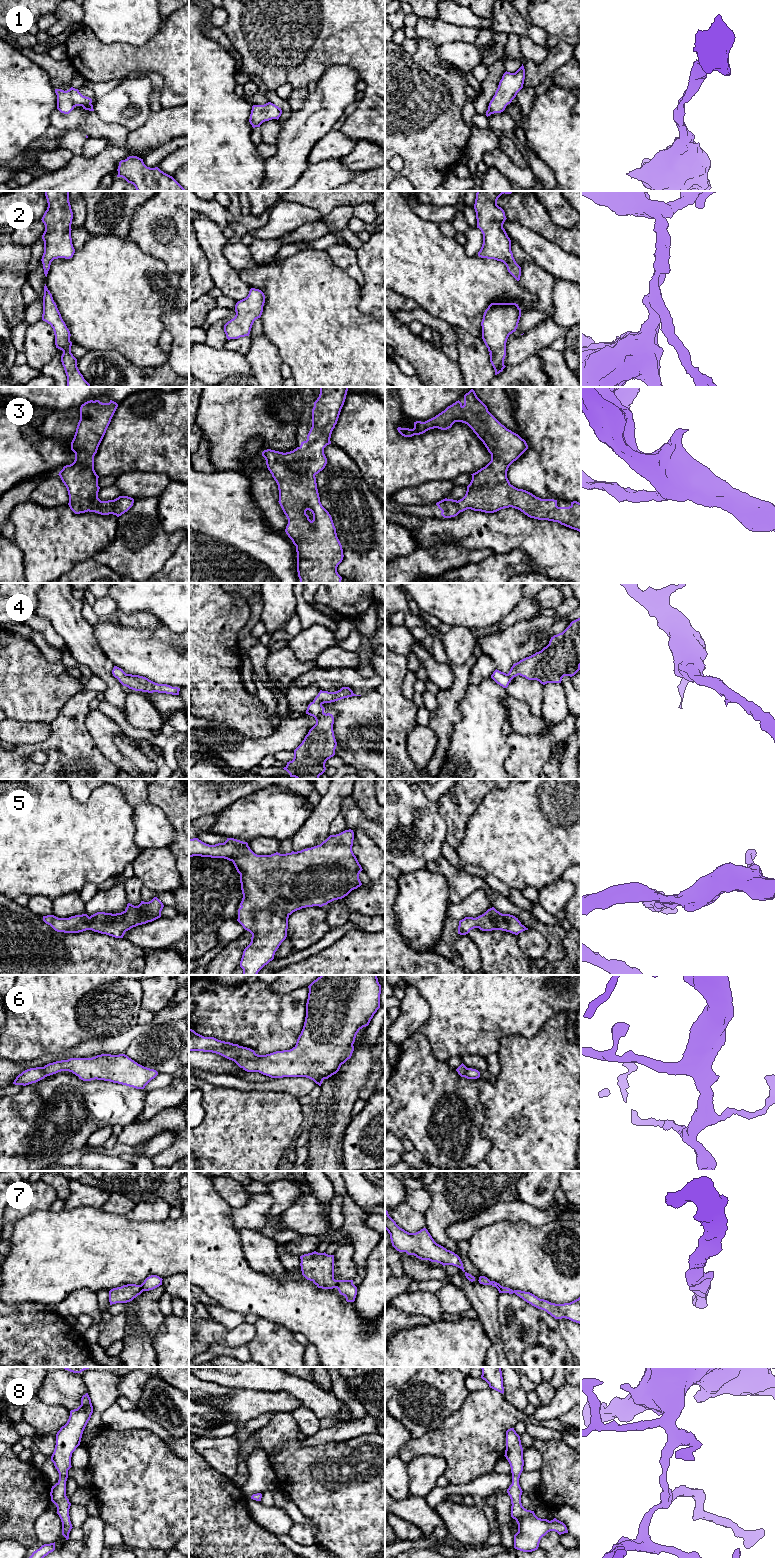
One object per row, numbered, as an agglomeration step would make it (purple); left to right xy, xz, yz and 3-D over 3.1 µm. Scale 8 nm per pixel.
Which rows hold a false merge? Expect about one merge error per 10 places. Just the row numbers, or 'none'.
none

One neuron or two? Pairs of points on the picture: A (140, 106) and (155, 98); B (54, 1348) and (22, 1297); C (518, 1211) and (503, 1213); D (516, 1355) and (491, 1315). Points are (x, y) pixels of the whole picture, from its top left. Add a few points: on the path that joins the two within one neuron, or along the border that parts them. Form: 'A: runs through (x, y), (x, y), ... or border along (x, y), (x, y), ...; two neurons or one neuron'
A: border along (148, 78), (152, 110); two neurons
B: border along (10, 1304), (30, 1304), (32, 1306); two neurons
C: runs through (514, 1211), (507, 1211); one neuron
D: border along (497, 1305), (499, 1336), (505, 1351); two neurons

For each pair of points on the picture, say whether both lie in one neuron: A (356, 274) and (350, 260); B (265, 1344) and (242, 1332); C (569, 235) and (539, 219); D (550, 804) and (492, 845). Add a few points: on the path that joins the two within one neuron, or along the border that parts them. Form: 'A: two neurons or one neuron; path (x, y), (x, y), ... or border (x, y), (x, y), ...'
A: one neuron; path (354, 271), (350, 263)
B: two neurons; border (254, 1324), (256, 1335), (247, 1344)
C: one neuron; path (562, 231), (556, 231), (546, 221)
D: one neuron; path (536, 818), (519, 835), (506, 835)

